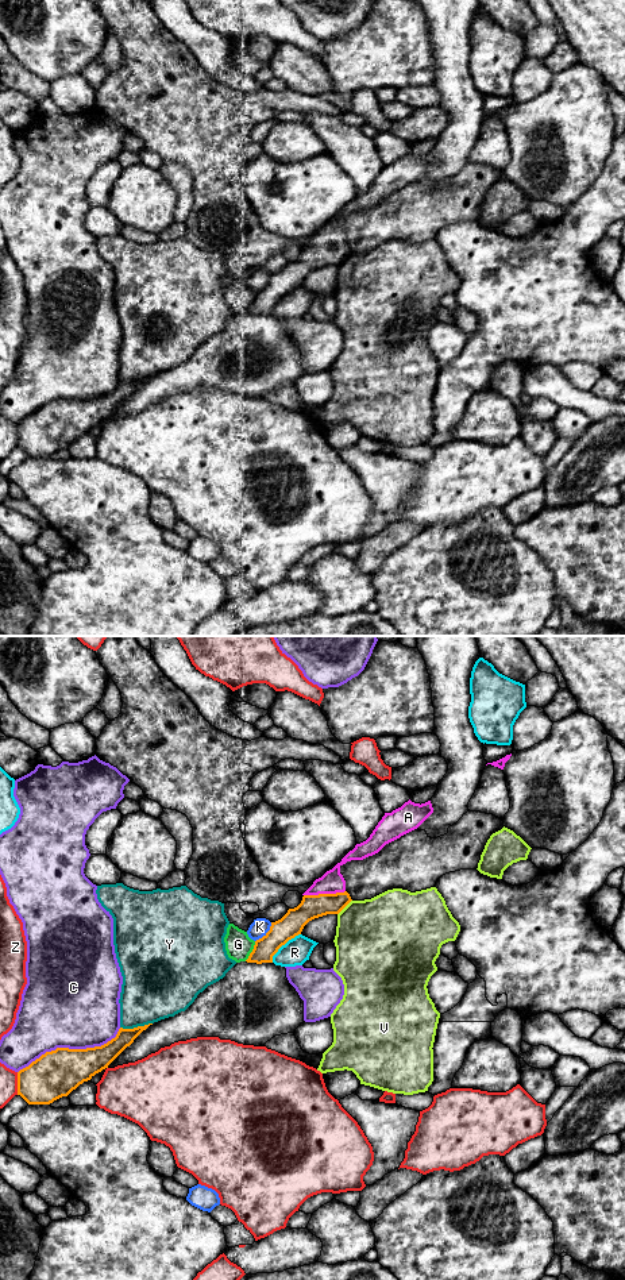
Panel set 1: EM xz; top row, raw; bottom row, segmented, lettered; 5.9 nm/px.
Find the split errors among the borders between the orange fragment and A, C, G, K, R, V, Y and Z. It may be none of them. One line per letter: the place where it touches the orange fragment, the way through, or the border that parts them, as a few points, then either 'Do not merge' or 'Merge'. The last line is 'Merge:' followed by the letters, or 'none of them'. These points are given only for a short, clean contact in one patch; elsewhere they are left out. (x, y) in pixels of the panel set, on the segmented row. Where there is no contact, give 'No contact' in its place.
A: Touches orange at xz (324, 894). Path across: xz (312, 906), (324, 894), (332, 882). Merge
C: Touches orange at xz (70, 1049). Do not merge
G: Touches orange at xz (253, 951). Do not merge
K: Touches orange at xz (266, 933). Do not merge
R: Touches orange at xz (282, 944). Boundary: xz (300, 933), (289, 939), (273, 956), (272, 962). Do not merge
V: Touches orange at xz (344, 906). Boundary: xz (351, 899), (338, 914). Do not merge
Y: Touches orange at xz (135, 1028). Do not merge
Z: Touches orange at xz (18, 1083). Do not merge
Merge: A

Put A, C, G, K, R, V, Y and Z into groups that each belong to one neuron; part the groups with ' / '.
A / C / G / K / R / V / Y / Z

